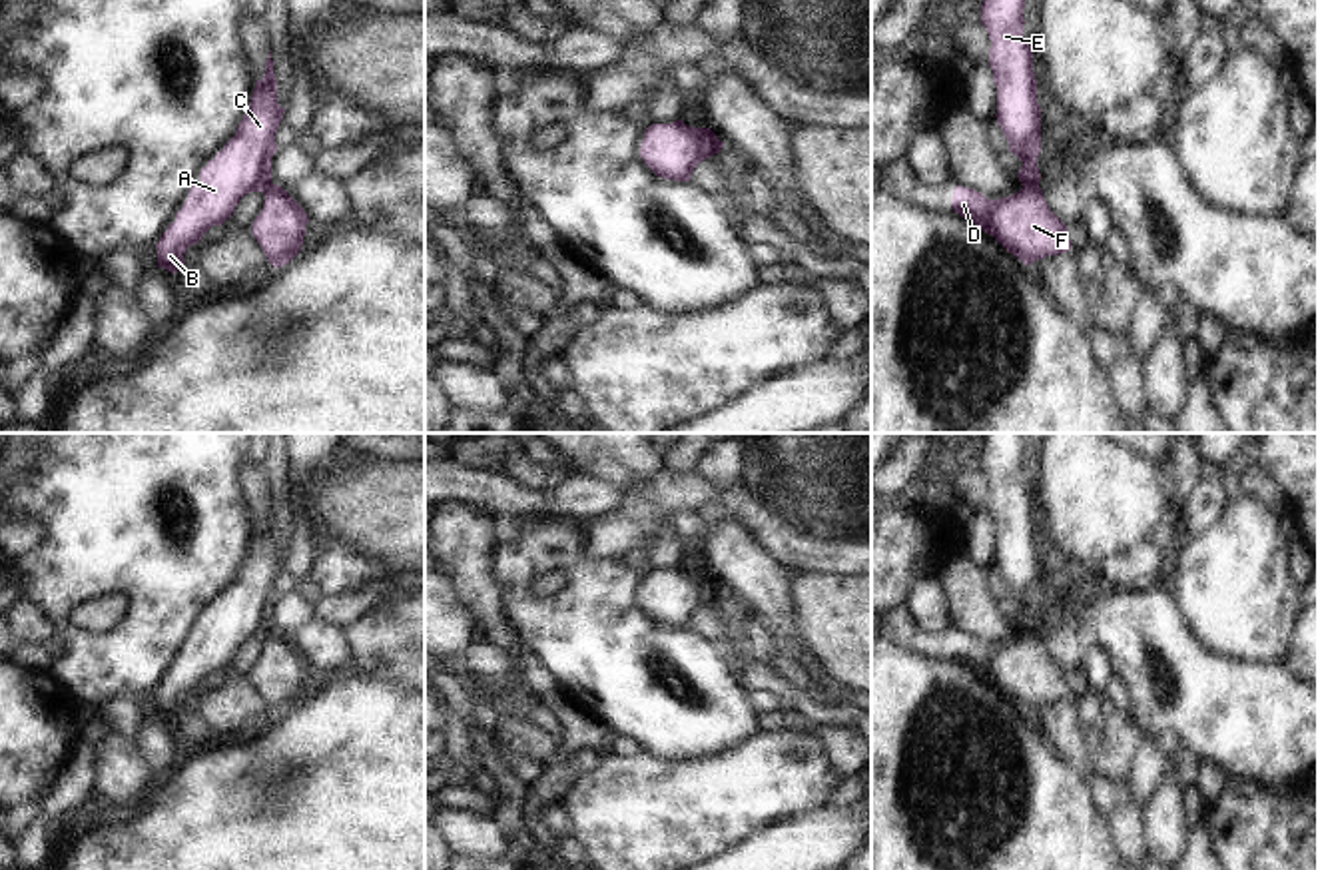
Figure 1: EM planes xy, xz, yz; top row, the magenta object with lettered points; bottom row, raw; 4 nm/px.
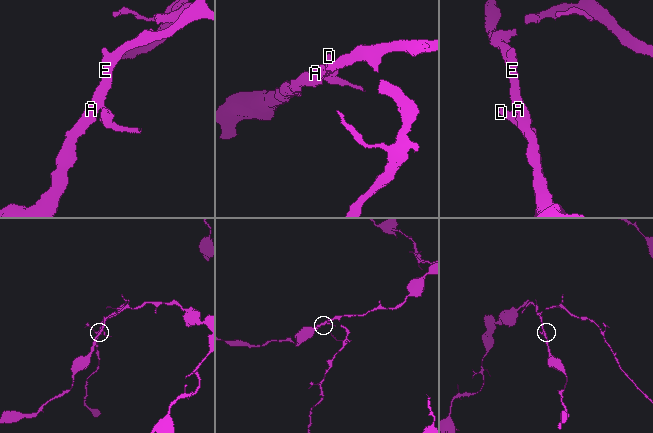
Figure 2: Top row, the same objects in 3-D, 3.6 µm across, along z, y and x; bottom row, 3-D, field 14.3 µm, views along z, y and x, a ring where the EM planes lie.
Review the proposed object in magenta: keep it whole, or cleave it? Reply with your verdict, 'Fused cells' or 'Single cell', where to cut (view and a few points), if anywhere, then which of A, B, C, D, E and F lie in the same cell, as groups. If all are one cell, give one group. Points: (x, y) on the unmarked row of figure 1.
Fused cells. Split along yz (1037, 629), (1023, 633). Groups: A B C E / D F.

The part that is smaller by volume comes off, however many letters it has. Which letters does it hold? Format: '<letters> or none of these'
D, F.

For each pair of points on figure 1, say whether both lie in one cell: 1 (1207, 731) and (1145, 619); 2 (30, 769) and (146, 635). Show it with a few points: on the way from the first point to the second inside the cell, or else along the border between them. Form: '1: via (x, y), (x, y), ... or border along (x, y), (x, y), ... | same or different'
1: via (1205, 703), (1179, 677), (1161, 647) | same
2: border along (52, 673), (80, 701) | different

